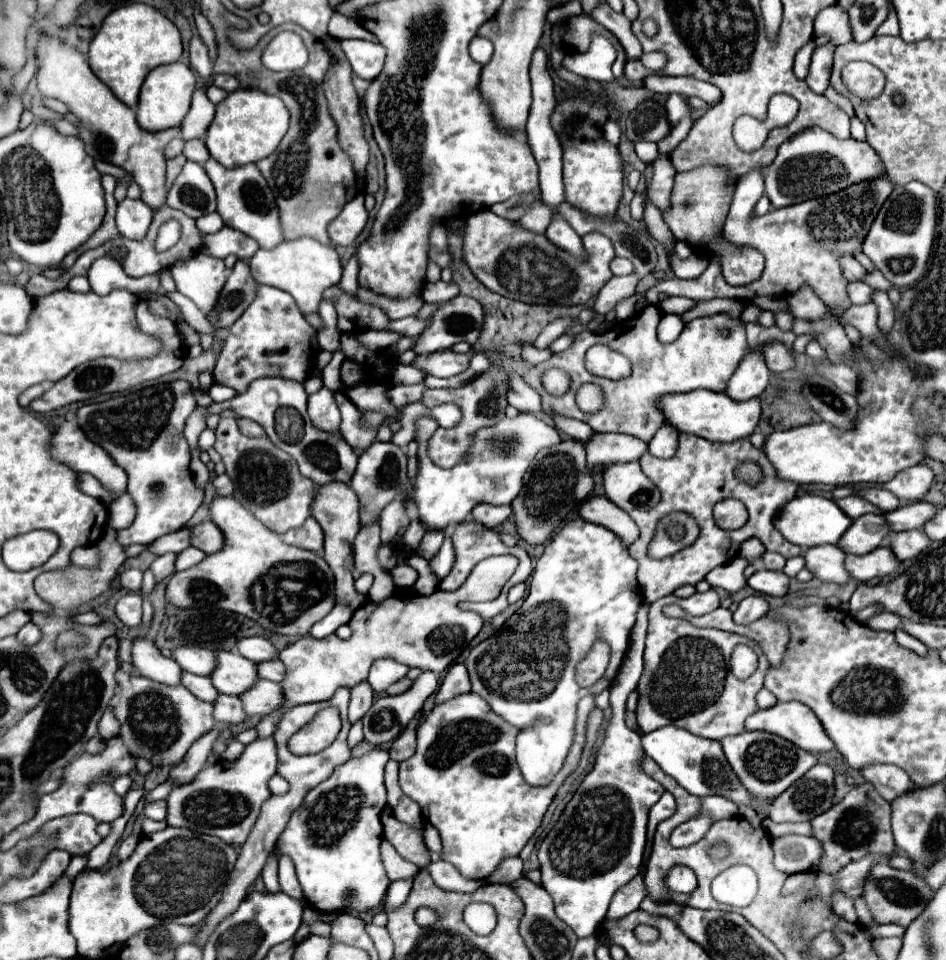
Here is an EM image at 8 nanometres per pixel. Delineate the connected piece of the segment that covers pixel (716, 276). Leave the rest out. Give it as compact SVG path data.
M755 168L748 176L744 176L736 184L734 200L724 222L724 238L728 242L748 244L764 252L766 268L762 276L756 282L750 282L746 286L730 286L720 272L720 262L716 260L716 256L712 256L710 266L704 270L704 274L692 280L682 280L682 278L662 280L656 286L658 292L668 296L686 296L694 300L714 300L714 298L752 300L756 296L794 294L802 286L810 286L816 292L816 296L828 306L830 314L834 310L850 308L852 302L848 300L846 294L848 280L842 276L842 268L838 260L844 254L854 256L854 252L862 248L862 242L878 210L882 208L882 204L892 192L892 184L888 176L882 176L880 180L868 184L852 186L832 196L814 198L802 204L772 210L764 216L754 216L754 206L763 196L763 187L764 181L760 169Z

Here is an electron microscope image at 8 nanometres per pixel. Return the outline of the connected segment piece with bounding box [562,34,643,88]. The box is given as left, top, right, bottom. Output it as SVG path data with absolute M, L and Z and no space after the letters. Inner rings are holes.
M592 34L590 38L590 48L584 54L566 54L562 60L562 68L582 76L582 78L592 78L600 82L613 82L627 88L640 88L643 81L630 82L625 76L616 79L612 75L612 64L616 60L616 50L612 42L602 36L602 34Z

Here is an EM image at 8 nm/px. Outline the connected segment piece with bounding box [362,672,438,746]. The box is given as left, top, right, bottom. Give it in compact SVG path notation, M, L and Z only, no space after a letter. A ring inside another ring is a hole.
M422 672L420 678L414 682L414 686L400 694L400 696L380 696L372 708L368 710L368 714L362 718L362 724L364 724L364 740L370 744L370 746L388 746L390 742L394 742L400 732L406 728L406 724L414 718L414 714L422 708L424 700L434 694L438 688L438 678L434 672Z

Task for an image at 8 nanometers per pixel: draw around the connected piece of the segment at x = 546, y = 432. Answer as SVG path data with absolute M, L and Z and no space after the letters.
M518 414L516 418L504 418L492 428L482 428L476 434L476 446L470 458L446 470L428 458L428 440L436 428L436 420L428 416L418 420L416 440L420 442L420 472L414 482L414 504L418 508L418 520L426 530L446 530L462 524L470 518L472 508L482 502L492 506L510 504L518 496L522 476L536 452L560 442L558 430L548 420L540 420L540 416L534 414Z

